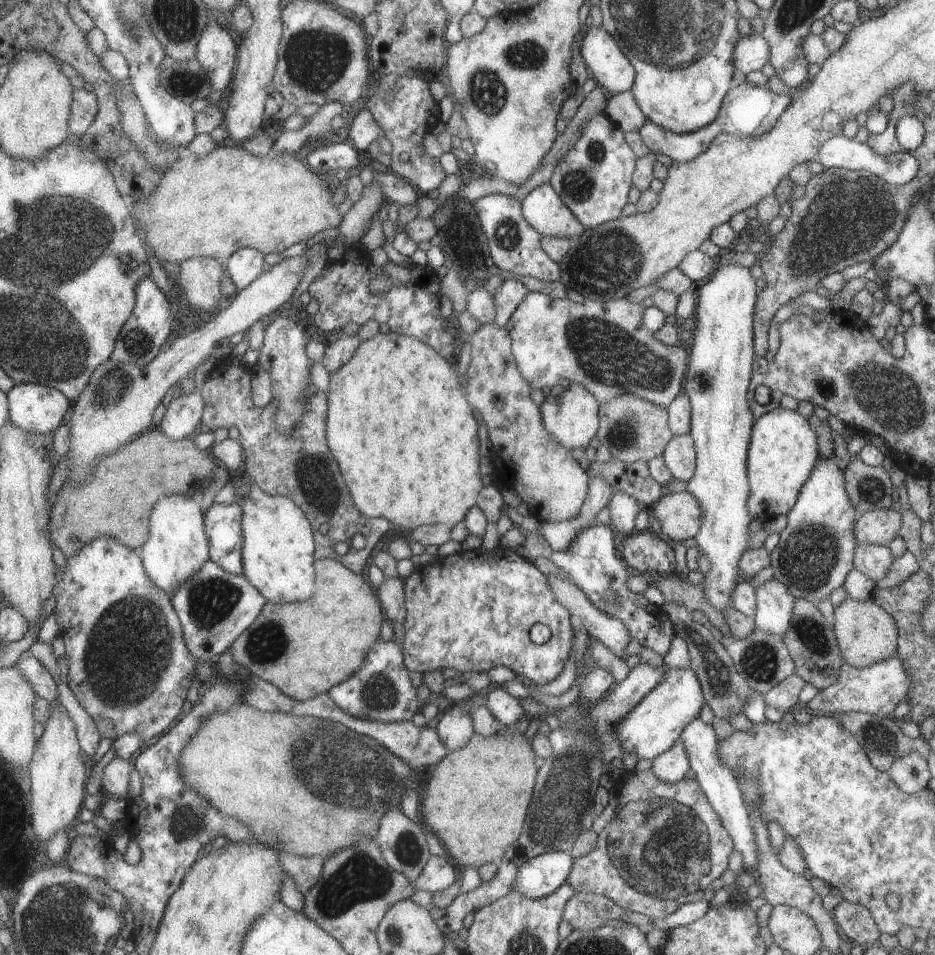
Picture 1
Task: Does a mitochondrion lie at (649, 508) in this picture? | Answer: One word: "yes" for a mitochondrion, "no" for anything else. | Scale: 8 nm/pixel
no

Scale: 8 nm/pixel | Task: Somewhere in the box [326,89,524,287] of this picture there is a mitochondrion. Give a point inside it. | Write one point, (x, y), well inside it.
(470, 235)

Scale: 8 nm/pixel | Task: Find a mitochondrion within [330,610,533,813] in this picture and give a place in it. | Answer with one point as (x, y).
(379, 692)

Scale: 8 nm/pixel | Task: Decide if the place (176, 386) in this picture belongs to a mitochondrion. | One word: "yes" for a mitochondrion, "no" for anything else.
no

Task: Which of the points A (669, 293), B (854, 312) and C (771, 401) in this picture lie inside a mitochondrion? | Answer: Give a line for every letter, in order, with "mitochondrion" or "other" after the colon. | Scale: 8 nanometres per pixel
A: other
B: other
C: other

